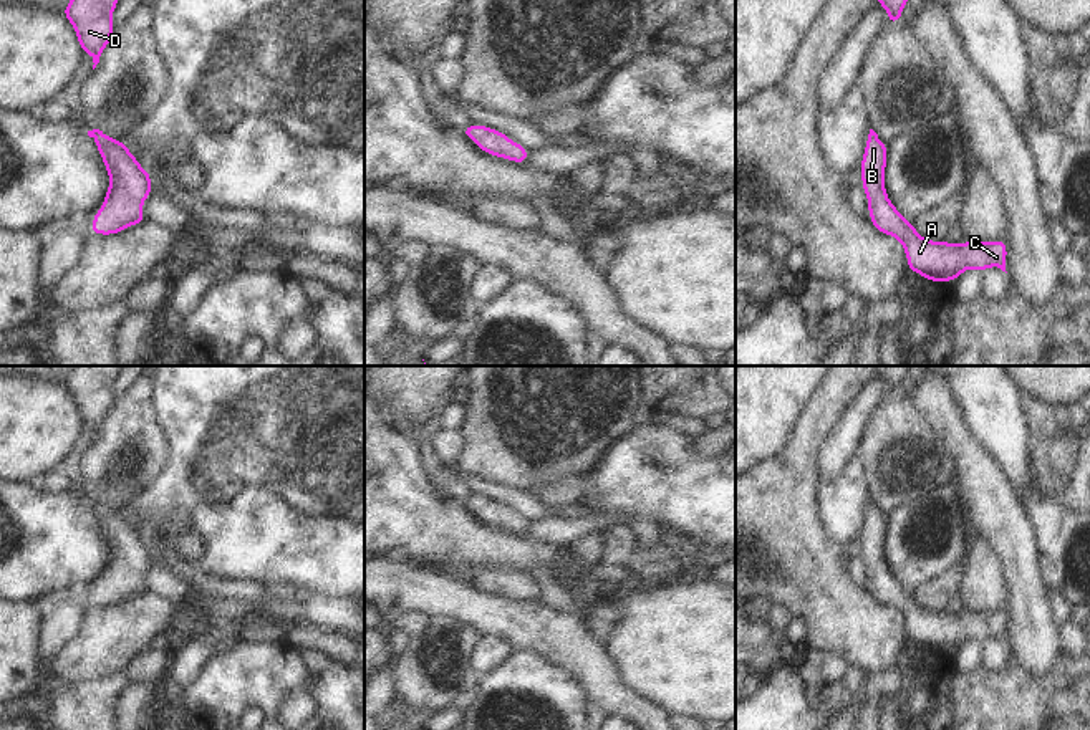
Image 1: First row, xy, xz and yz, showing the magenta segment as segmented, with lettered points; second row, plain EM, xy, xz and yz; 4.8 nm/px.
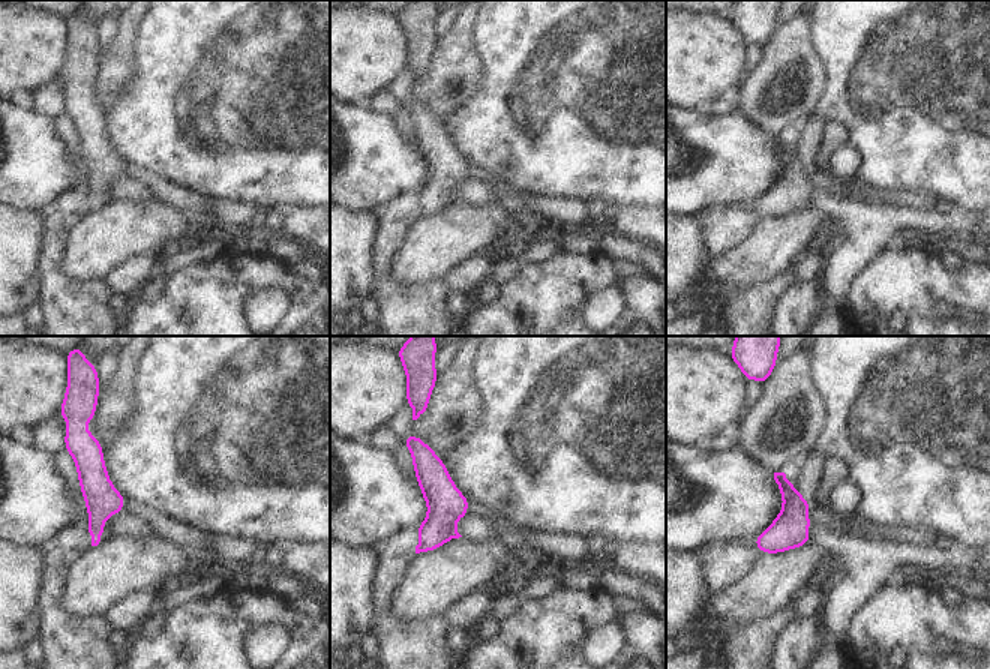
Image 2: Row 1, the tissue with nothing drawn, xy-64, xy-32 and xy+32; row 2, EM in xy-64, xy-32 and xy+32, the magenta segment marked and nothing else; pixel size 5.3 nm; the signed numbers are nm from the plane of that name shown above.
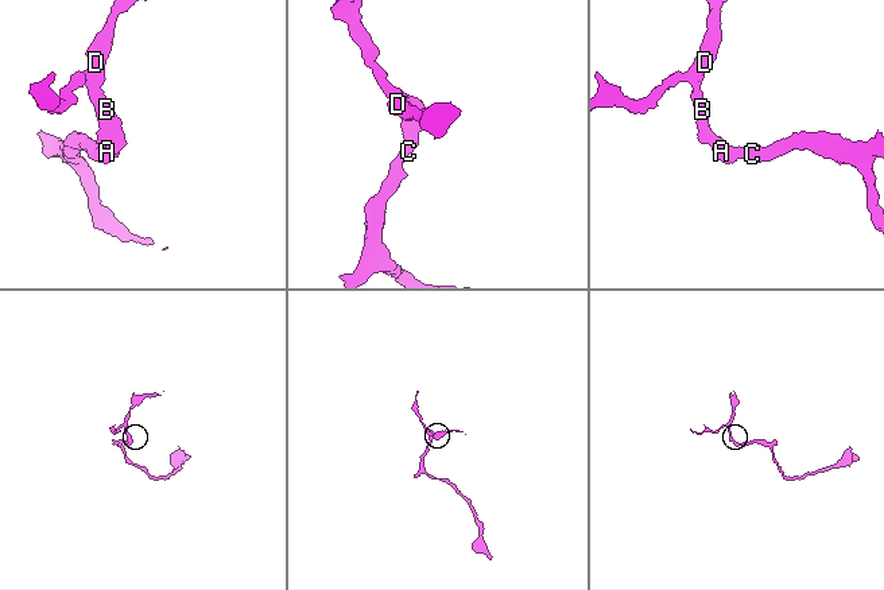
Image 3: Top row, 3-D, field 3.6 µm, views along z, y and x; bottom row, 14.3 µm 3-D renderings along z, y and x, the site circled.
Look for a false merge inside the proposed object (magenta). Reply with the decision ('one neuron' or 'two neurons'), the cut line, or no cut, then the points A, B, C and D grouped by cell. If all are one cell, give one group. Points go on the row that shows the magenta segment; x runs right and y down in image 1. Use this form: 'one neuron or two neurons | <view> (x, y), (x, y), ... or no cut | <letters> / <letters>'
one neuron | no cut | A B C D

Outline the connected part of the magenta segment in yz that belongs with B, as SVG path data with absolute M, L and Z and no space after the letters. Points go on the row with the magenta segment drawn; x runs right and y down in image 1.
M870 129L860 162L861 187L868 199L868 217L881 235L893 235L904 247L909 271L933 283L951 283L971 268L986 271L991 267L997 267L1006 271L1007 240L964 240L959 245L953 245L948 240L933 242L921 237L914 228L914 222L908 222L890 202L885 187L886 161L888 146Z

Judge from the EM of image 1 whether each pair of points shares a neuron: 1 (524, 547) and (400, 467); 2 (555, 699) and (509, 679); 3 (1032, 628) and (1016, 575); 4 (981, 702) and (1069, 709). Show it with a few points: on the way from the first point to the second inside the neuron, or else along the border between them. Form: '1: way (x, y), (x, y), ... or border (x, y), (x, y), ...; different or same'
1: way (491, 547), (469, 547), (423, 500); same
2: way (544, 694), (520, 687); same
3: way (1029, 614), (1027, 588); same
4: way (1003, 709), (1047, 709); same

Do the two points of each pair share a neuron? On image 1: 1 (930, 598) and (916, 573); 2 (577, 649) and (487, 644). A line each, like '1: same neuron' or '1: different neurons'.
1: different neurons
2: different neurons

